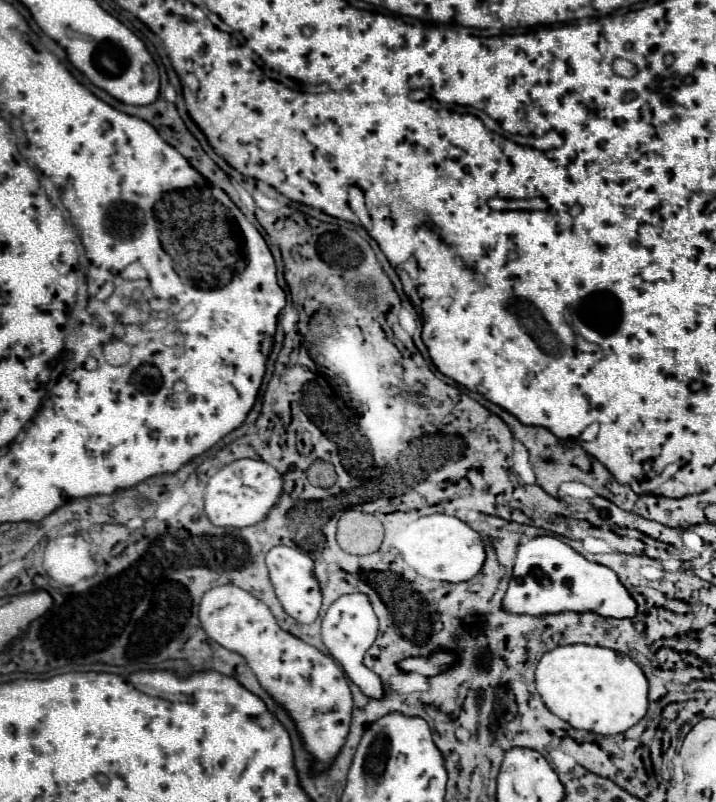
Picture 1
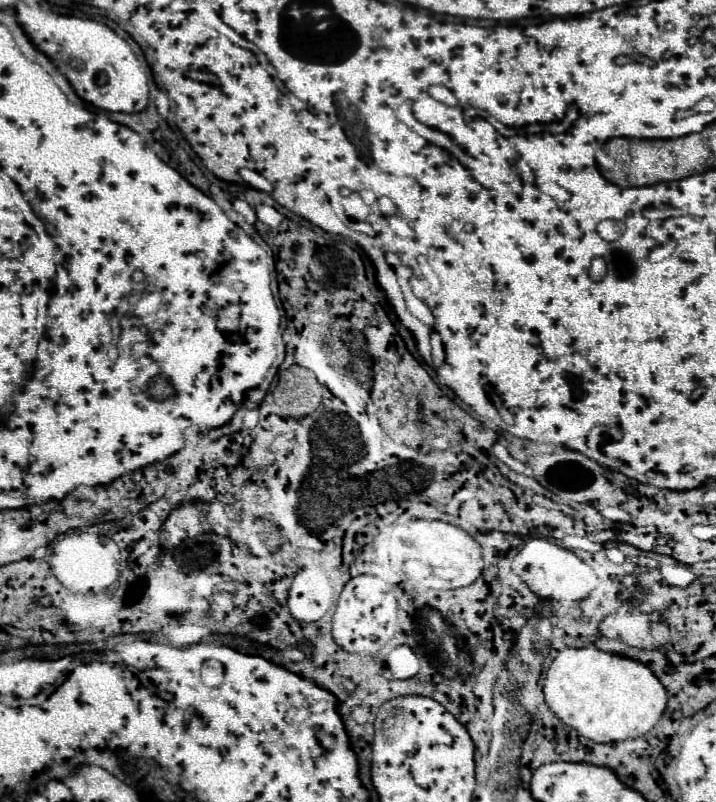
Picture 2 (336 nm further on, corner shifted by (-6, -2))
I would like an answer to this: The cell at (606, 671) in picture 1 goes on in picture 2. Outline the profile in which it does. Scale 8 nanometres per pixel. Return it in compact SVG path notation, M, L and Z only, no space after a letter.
M566 647L564 651L560 651L546 671L542 689L546 695L546 705L554 711L554 715L564 725L574 727L582 737L596 743L626 741L626 739L634 739L648 733L662 717L666 709L666 699L668 699L664 685L646 665L630 657L600 651L596 647L580 647L580 649Z

